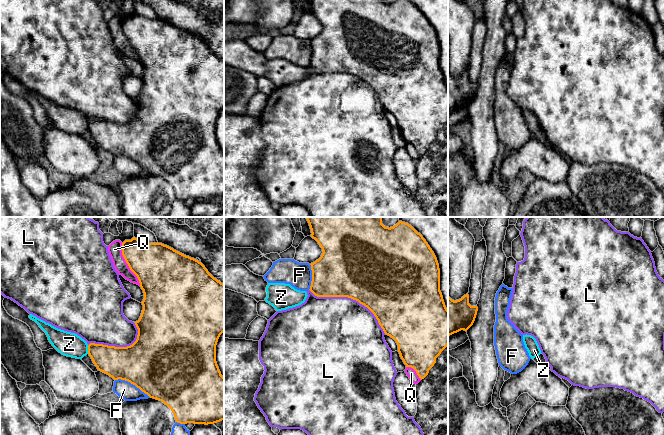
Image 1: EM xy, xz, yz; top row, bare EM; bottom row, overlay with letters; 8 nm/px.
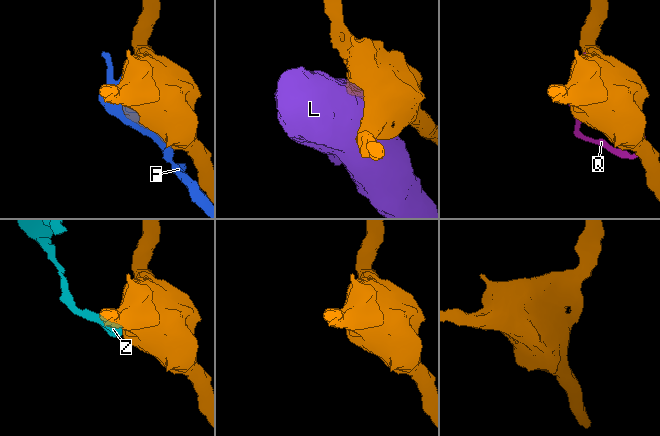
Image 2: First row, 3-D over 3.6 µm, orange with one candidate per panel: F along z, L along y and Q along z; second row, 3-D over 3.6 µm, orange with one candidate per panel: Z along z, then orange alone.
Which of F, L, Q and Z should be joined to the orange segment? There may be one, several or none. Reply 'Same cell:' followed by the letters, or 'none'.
Same cell: none

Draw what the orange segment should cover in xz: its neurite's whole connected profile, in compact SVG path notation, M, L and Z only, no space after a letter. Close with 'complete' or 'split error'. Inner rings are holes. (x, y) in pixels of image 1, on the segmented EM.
M306 217L311 237L322 248L321 257L311 263L310 291L317 297L348 297L367 307L384 333L393 338L406 367L413 368L424 379L436 358L448 346L448 309L440 291L440 269L437 258L411 225L399 221L393 227L382 224L383 217Z; complete

